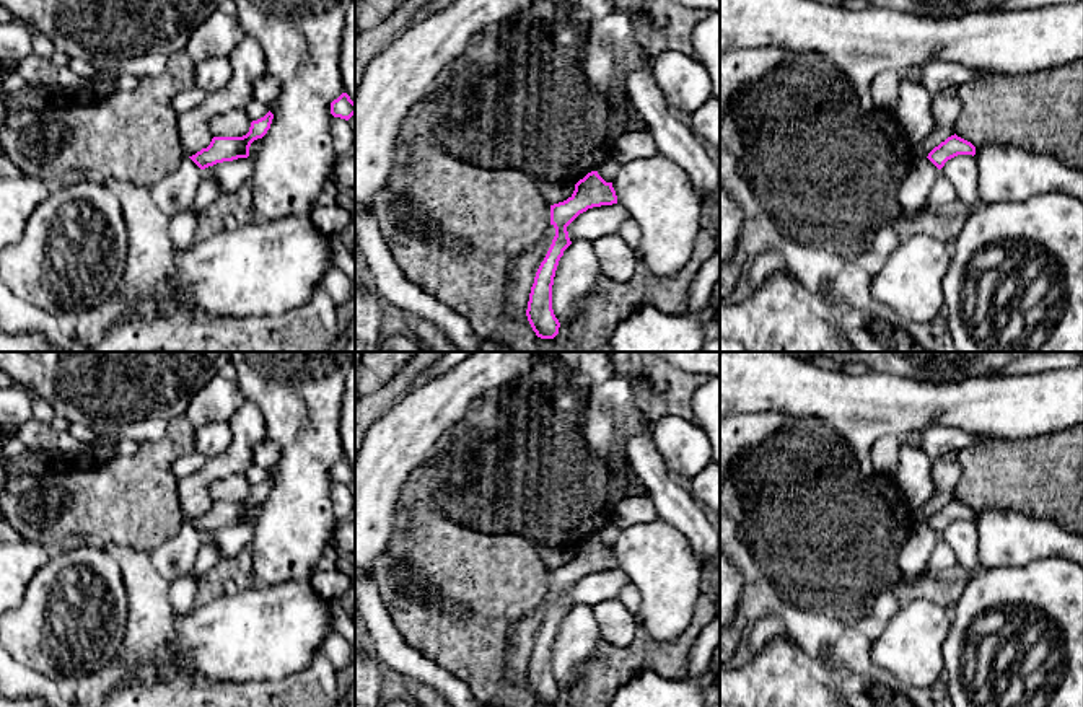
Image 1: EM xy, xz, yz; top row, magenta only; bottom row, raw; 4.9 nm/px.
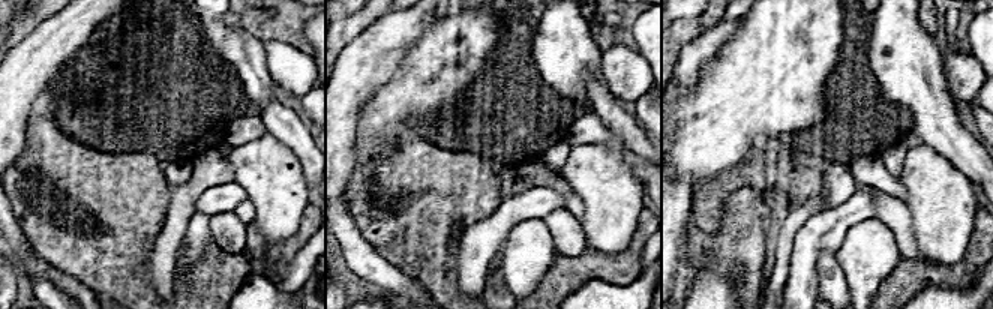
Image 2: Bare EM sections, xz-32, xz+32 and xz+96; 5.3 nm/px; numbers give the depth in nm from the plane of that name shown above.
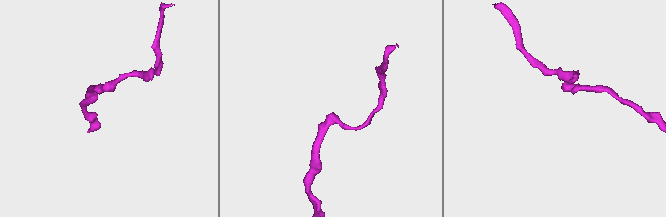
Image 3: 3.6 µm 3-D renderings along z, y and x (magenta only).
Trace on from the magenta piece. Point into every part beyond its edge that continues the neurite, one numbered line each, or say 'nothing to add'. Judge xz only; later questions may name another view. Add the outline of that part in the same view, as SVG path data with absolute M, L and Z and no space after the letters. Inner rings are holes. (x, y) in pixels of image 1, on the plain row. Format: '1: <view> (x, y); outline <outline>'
nothing to add

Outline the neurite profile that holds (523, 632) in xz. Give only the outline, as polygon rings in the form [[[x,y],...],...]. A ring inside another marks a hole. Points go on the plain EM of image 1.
[[[549,590],[544,601],[529,616],[524,616],[511,624],[508,632],[508,648],[505,655],[506,674],[510,679],[526,679],[536,637],[544,626],[554,601],[555,593],[554,590]]]

